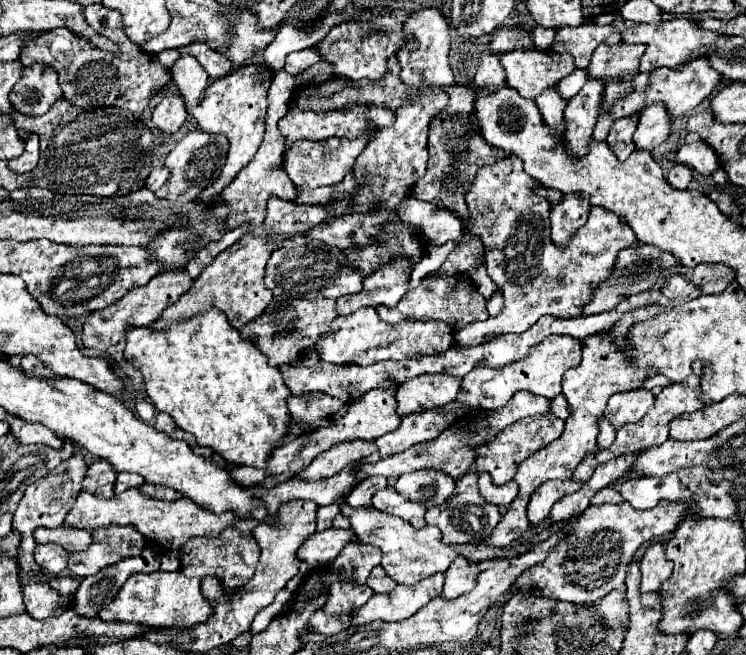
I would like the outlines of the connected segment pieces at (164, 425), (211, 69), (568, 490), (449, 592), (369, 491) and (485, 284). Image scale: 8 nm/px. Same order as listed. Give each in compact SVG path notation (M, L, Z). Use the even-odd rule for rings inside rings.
M158 412L158 414L156 414L156 420L154 420L154 428L158 428L160 432L166 432L166 434L172 436L172 438L184 440L184 442L186 442L186 444L188 444L188 446L198 454L198 444L196 444L196 440L194 440L194 436L188 434L188 432L184 432L184 430L180 430L168 414Z
M192 42L192 44L188 44L188 46L178 48L178 52L180 52L180 54L190 54L190 56L194 56L194 58L204 66L206 74L208 74L212 80L222 78L222 76L224 76L226 72L230 72L230 68L232 68L232 62L230 62L224 54L214 52L214 50L212 50L208 44L204 44L204 42Z
M548 480L540 488L536 488L536 492L532 494L530 504L528 504L528 520L532 524L542 522L544 518L548 518L552 506L562 496L578 492L582 486L584 486L584 482L576 482L576 480Z
M454 560L454 564L446 572L442 596L446 600L452 600L464 592L470 592L470 588L474 588L474 578L480 570L482 564L466 564L466 560Z
M383 476L368 477L349 493L345 501L354 508L371 507L373 495L387 485L387 478Z
M478 268L478 272L474 272L474 284L476 284L476 288L480 290L480 294L484 298L488 298L488 296L492 296L496 292L496 284L486 274L486 268Z

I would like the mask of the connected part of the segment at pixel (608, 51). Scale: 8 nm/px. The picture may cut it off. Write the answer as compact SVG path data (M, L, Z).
M600 44L594 50L586 72L590 78L604 82L602 108L606 112L610 112L612 106L632 90L632 80L638 74L634 70L640 64L640 56L644 54L644 48L646 48L644 44L638 46Z

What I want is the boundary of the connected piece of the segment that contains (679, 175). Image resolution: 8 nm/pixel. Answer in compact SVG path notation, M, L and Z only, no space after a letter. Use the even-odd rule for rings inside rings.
M676 164L676 166L668 172L666 180L668 180L668 184L670 184L672 188L676 188L676 190L686 190L686 188L690 186L690 182L692 182L692 170L690 170L688 166L684 166L684 164Z

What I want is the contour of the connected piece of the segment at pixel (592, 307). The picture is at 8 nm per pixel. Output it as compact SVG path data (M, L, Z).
M638 244L634 248L624 248L616 256L616 264L614 264L608 280L602 282L602 286L596 292L592 292L592 300L582 308L584 314L598 314L598 312L604 312L604 310L612 310L624 298L654 288L654 284L664 276L664 270L668 270L676 264L680 264L680 262L676 260L676 256L672 252L660 250L656 246Z

